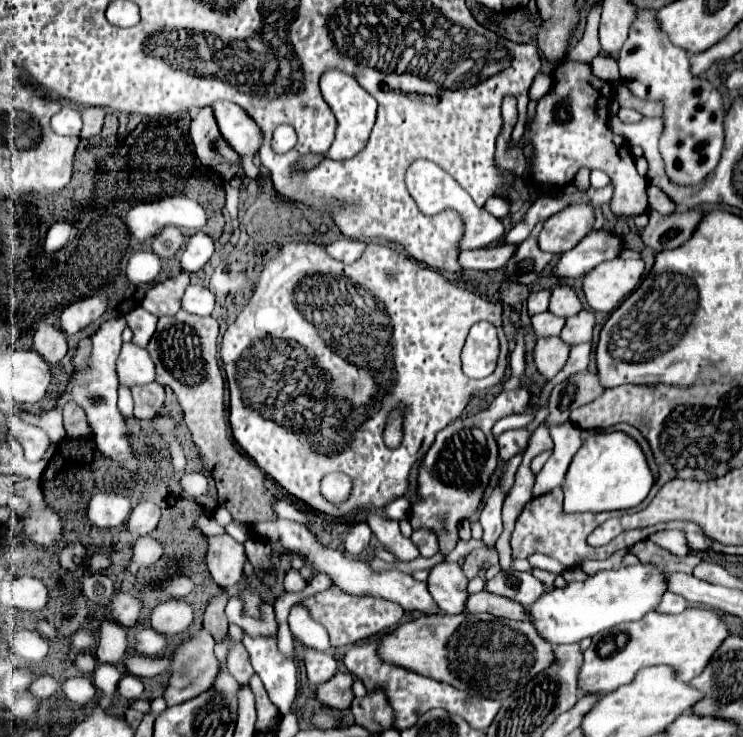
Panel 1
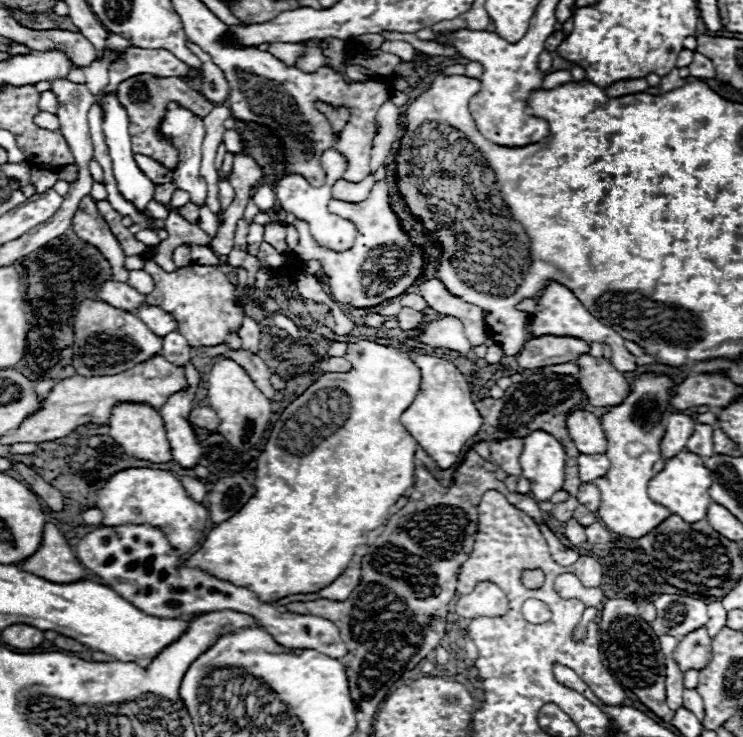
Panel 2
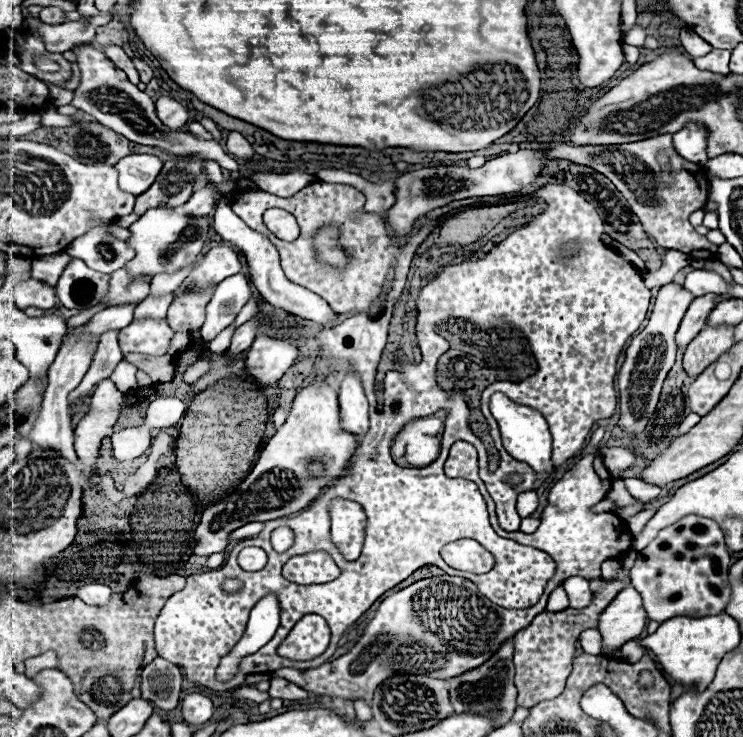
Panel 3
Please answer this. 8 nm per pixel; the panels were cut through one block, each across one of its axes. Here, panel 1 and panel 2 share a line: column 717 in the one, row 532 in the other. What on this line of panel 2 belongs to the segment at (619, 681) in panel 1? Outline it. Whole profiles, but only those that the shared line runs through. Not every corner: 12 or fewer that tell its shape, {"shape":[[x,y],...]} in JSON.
{"shape":[[642,374],[602,418],[610,470],[598,518],[640,538],[668,520],[648,482],[672,380]]}

